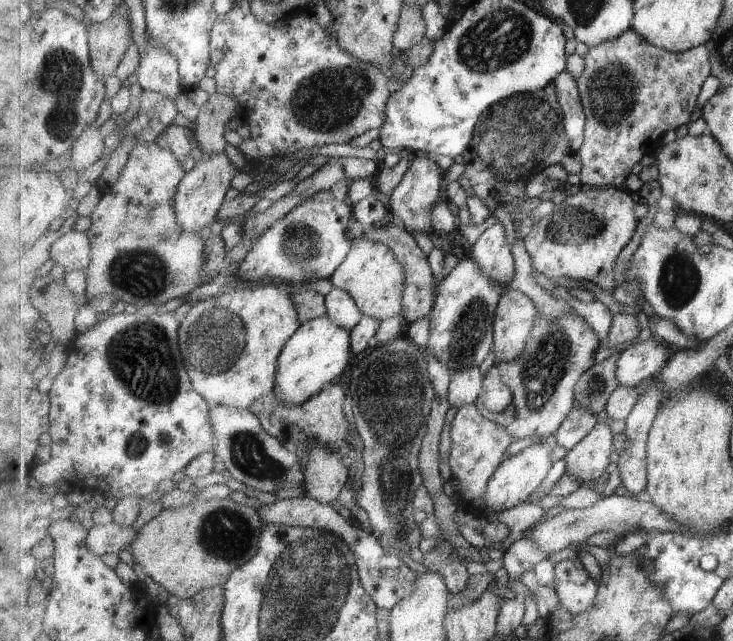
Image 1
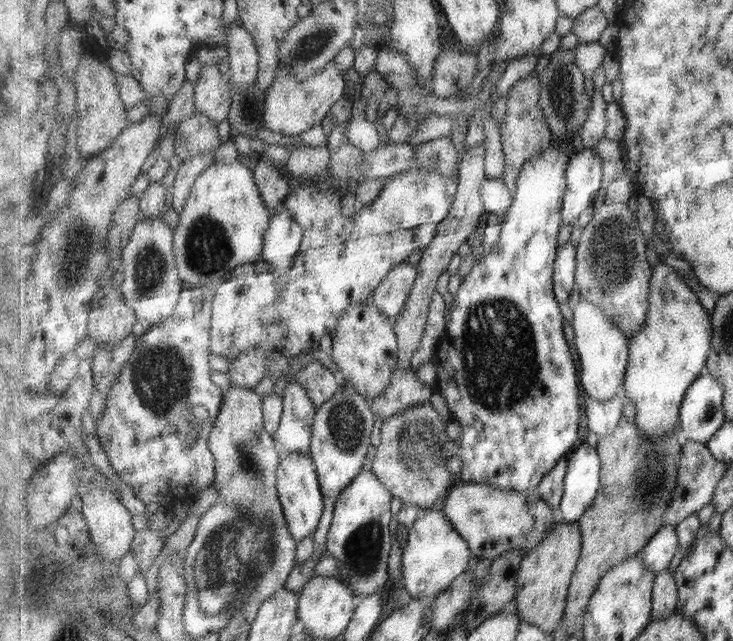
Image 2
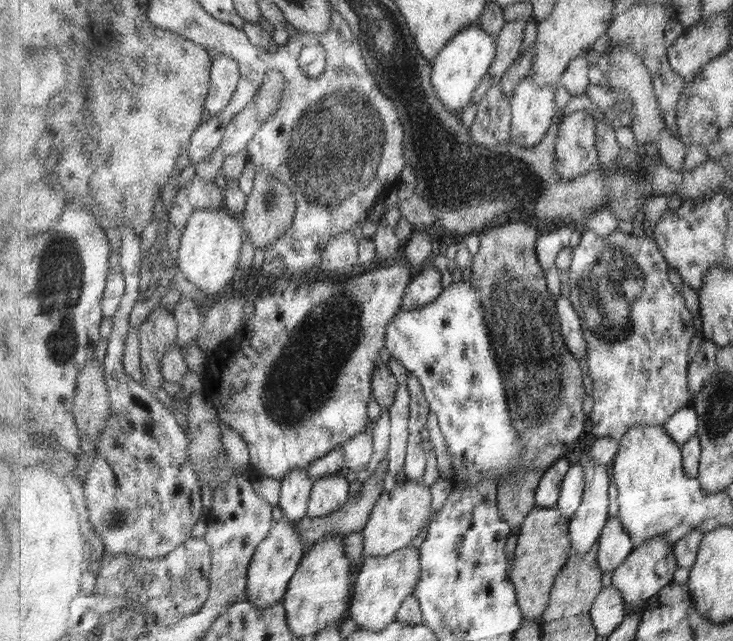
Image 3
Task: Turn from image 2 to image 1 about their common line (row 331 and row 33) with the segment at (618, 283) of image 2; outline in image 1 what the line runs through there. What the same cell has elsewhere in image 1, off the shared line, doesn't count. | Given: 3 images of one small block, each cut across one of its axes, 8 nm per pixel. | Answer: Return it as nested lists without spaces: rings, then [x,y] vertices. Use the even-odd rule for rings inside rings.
[[[631,29],[621,34],[621,38],[590,47],[584,58],[585,72],[577,80],[587,116],[585,144],[577,153],[582,161],[582,170],[578,174],[581,185],[589,188],[613,186],[625,189],[625,180],[629,178],[631,168],[635,164],[640,164],[643,156],[657,155],[663,148],[664,134],[691,122],[703,82],[712,75],[711,52],[706,44],[687,52],[669,52],[653,46],[652,42],[647,42],[646,38]]]

